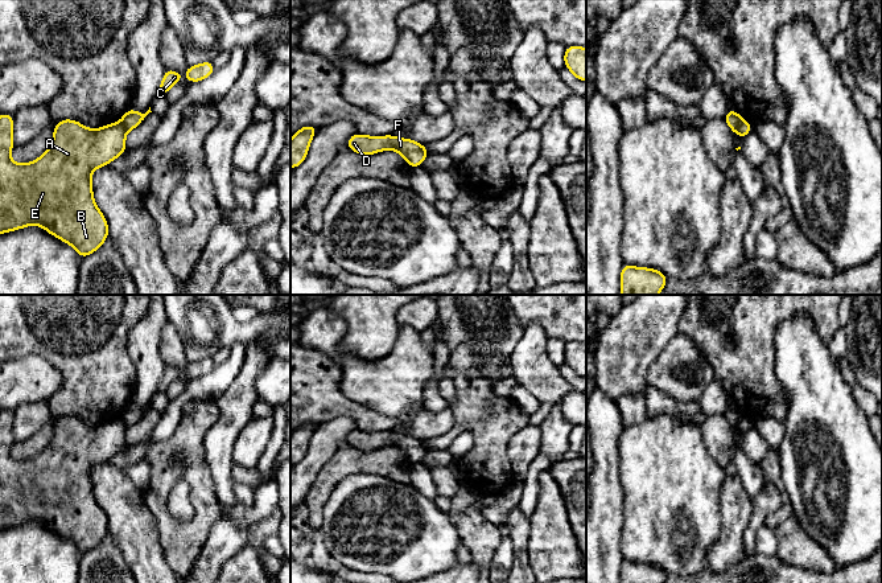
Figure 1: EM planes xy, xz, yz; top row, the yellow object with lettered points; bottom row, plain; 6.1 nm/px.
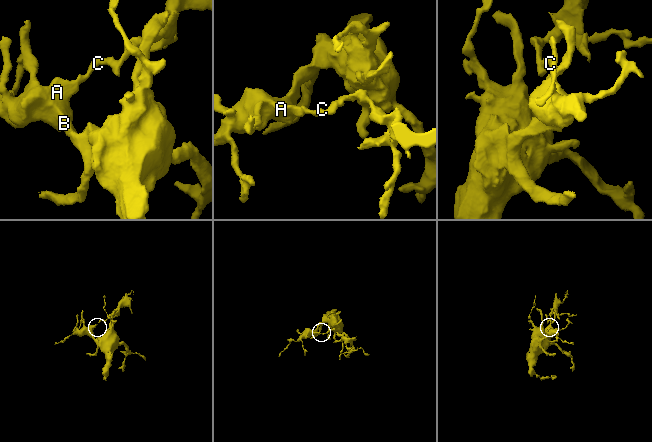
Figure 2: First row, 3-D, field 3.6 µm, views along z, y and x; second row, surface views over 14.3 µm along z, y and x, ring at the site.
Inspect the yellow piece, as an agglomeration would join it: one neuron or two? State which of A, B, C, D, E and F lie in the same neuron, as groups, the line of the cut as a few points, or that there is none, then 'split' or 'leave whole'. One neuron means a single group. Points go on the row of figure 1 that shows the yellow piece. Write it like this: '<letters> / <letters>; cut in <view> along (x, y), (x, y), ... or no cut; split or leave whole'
A B D E F / C; cut in yz along (742, 120), (733, 131); split

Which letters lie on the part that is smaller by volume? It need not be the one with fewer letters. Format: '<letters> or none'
C

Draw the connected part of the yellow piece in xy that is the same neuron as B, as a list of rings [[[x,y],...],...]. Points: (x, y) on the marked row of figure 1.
[[[0,115],[0,234],[37,225],[58,239],[71,245],[81,258],[95,253],[108,237],[108,223],[98,209],[91,186],[96,168],[110,164],[125,152],[127,130],[112,123],[90,130],[77,120],[55,124],[48,151],[29,164],[11,160],[13,115]]]

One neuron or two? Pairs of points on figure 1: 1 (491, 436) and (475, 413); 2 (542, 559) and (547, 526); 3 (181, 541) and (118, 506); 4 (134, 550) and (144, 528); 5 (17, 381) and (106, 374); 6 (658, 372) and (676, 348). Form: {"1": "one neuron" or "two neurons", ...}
{"1": "one neuron", "2": "one neuron", "3": "two neurons", "4": "one neuron", "5": "two neurons", "6": "one neuron"}

